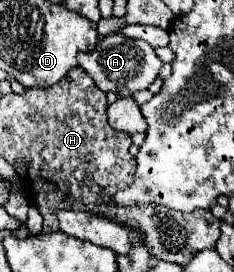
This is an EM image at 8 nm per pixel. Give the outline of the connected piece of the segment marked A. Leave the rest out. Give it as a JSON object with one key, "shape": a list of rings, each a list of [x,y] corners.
{"shape":[[[114,33],[114,35],[106,35],[104,39],[100,39],[100,43],[96,45],[94,51],[80,55],[78,65],[94,79],[94,83],[102,91],[106,91],[106,93],[114,91],[116,95],[124,97],[126,93],[134,95],[136,91],[148,89],[154,83],[154,79],[158,77],[162,61],[158,59],[154,49],[146,41],[130,39],[120,33]]]}

